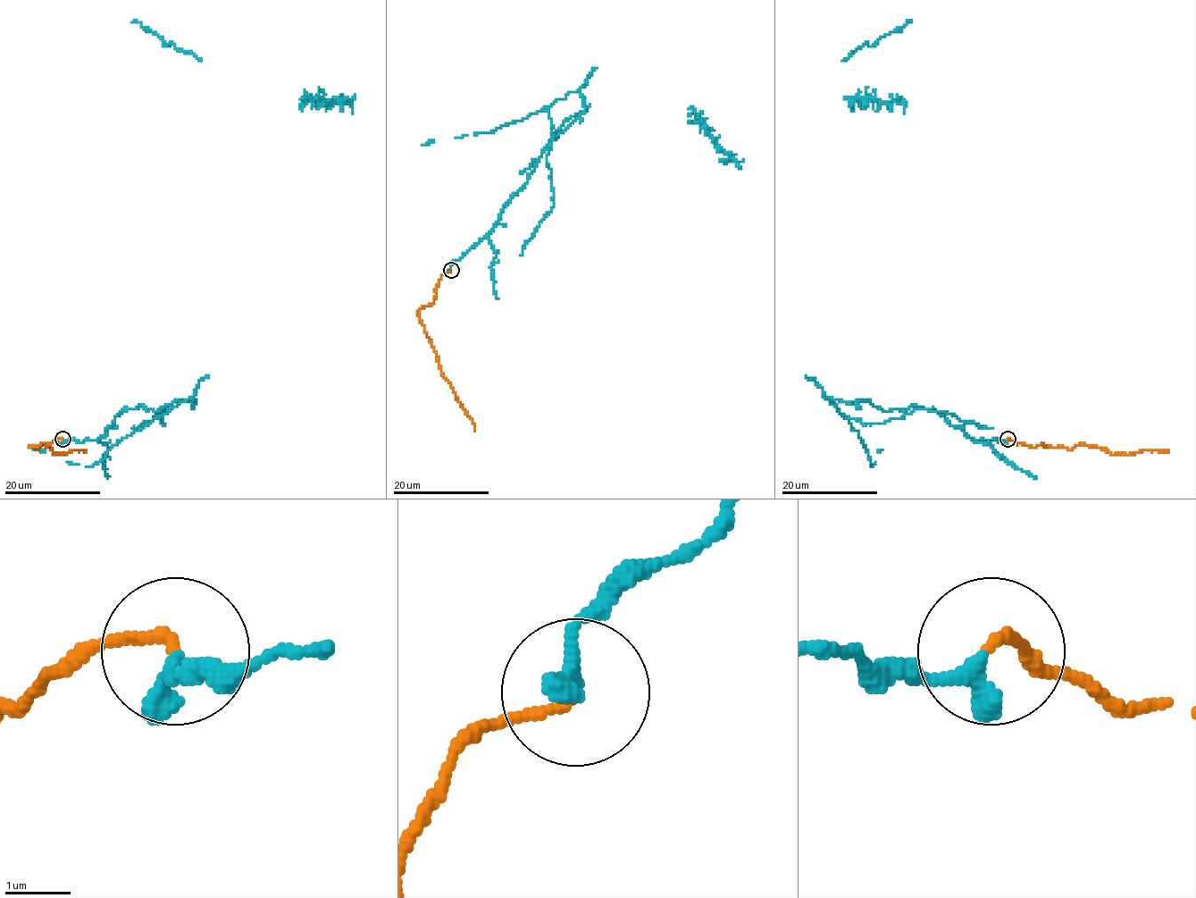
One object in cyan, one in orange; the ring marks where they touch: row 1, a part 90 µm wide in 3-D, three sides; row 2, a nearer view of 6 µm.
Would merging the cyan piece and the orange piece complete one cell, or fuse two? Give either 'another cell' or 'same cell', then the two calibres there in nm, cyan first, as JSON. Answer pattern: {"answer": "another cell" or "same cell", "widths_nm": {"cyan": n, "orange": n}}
{"answer": "another cell", "widths_nm": {"cyan": 320, "orange": 160}}

